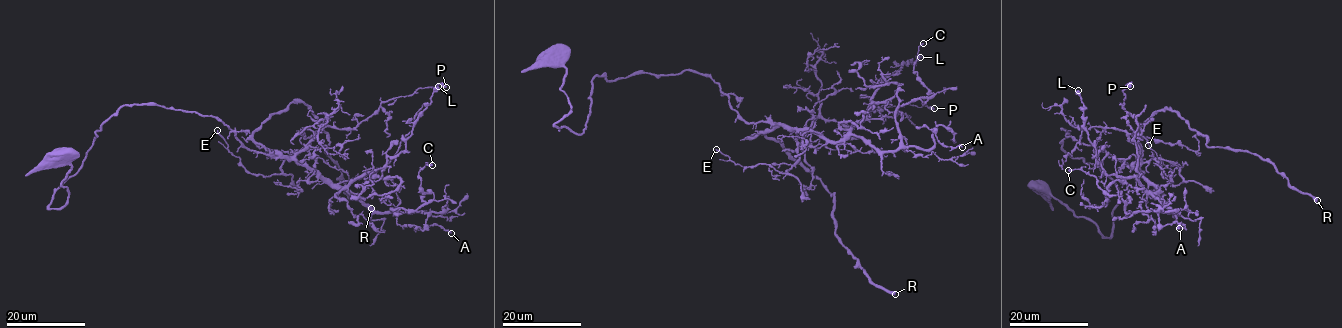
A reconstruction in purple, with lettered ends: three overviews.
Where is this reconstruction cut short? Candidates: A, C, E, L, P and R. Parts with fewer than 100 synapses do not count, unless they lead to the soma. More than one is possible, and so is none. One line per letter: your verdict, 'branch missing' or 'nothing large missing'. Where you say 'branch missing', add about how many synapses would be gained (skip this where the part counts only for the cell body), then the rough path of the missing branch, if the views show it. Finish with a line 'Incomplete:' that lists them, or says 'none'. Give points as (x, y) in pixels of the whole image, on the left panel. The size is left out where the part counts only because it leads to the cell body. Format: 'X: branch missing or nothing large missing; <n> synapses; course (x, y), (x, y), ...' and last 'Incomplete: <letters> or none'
A: nothing large missing
C: nothing large missing
E: nothing large missing
L: nothing large missing
P: nothing large missing
R: branch missing; 250 synapses; course (371, 208), (395, 225), (390, 234), (414, 245), (438, 232), (473, 228), (482, 218), (488, 222), (483, 223)
Incomplete: R

